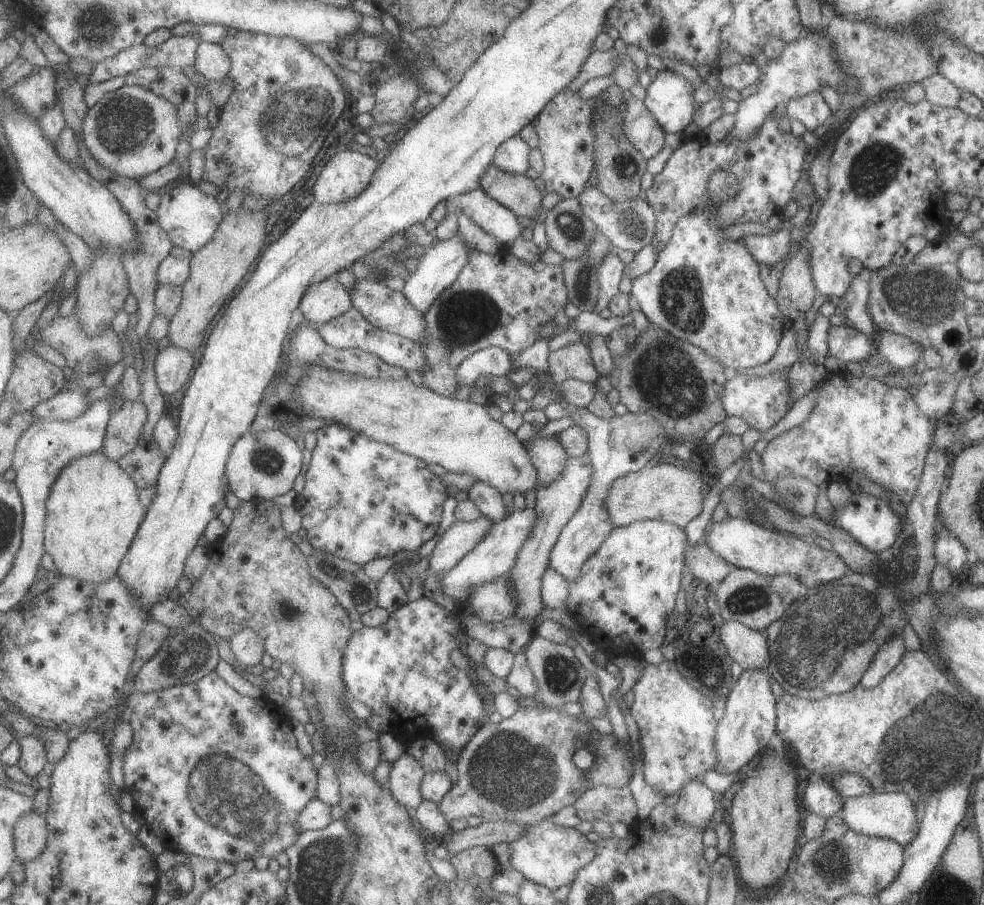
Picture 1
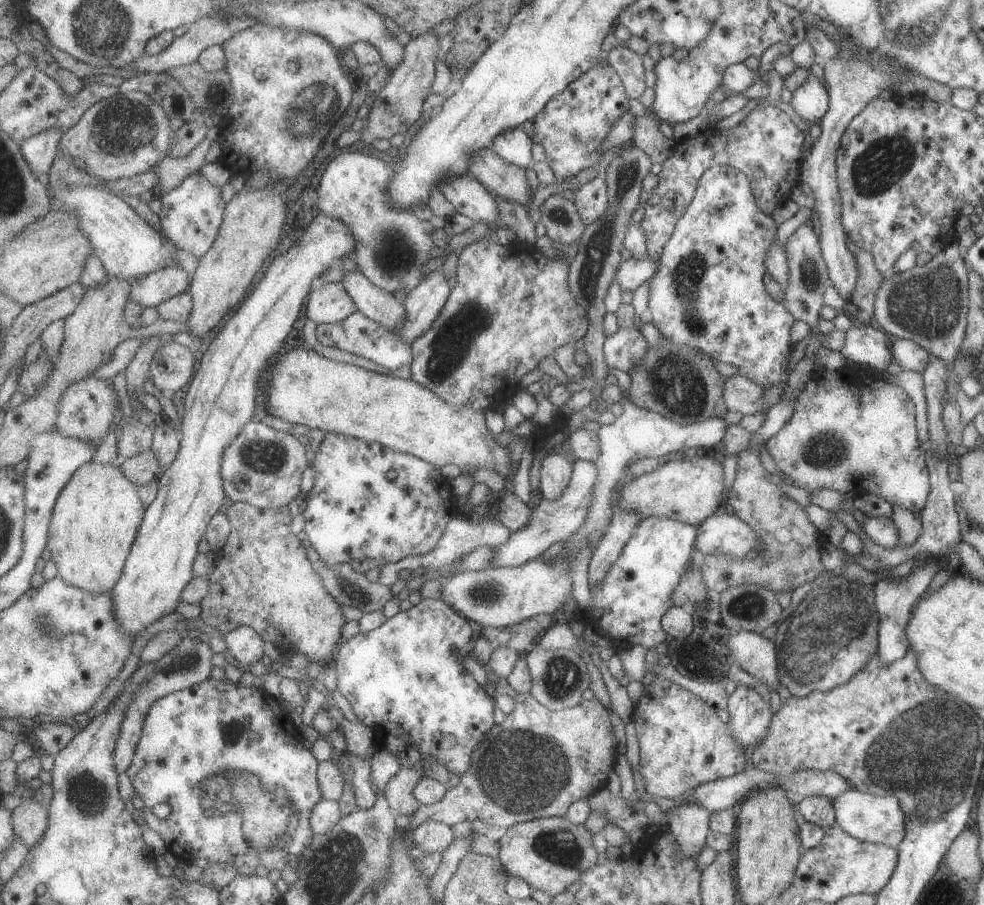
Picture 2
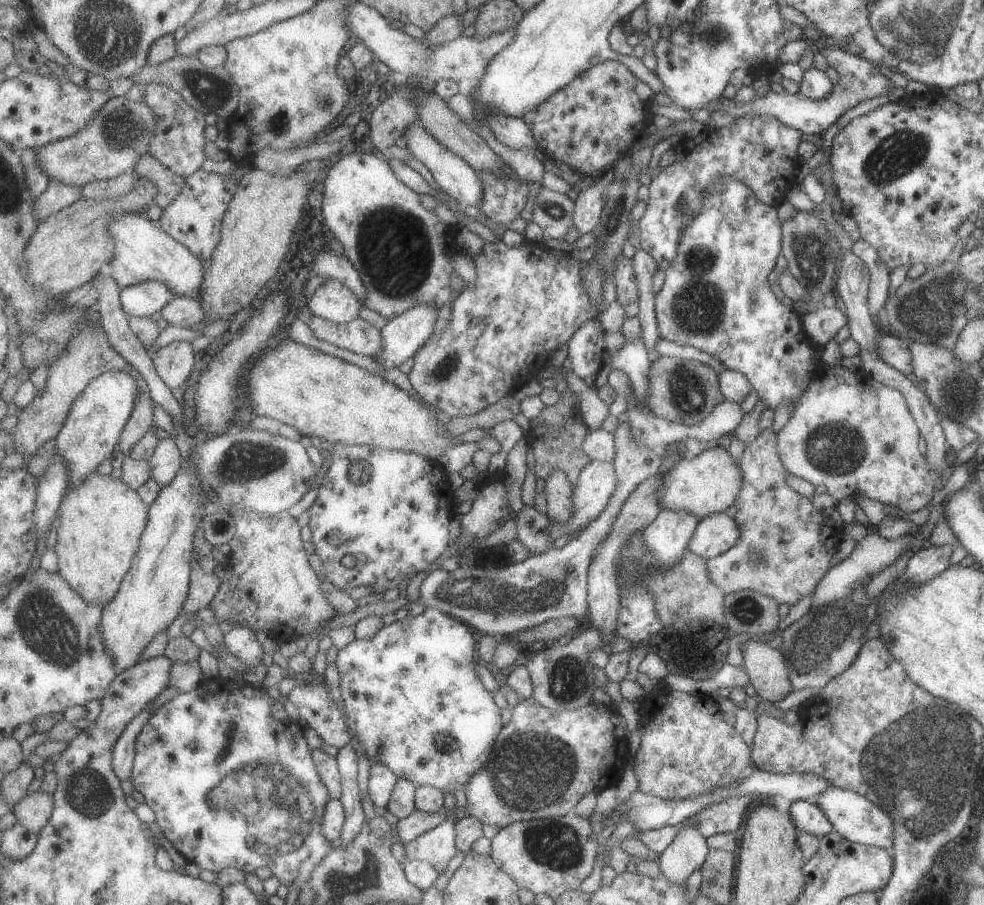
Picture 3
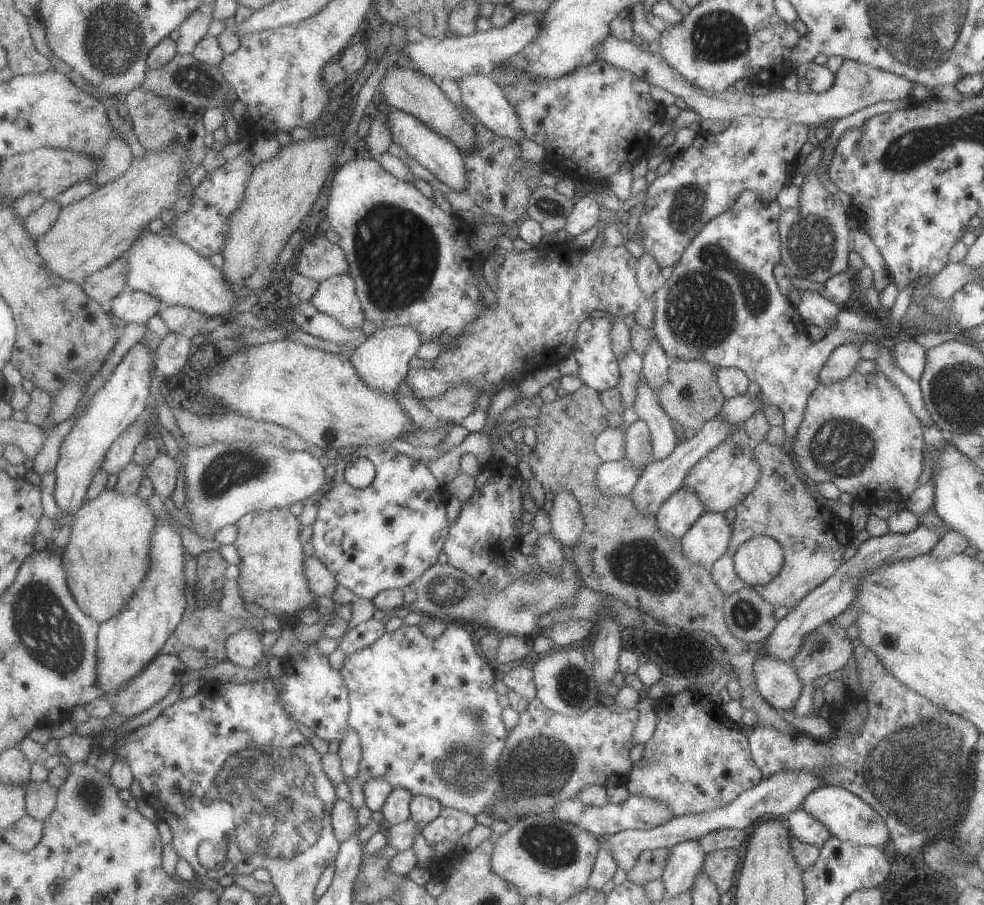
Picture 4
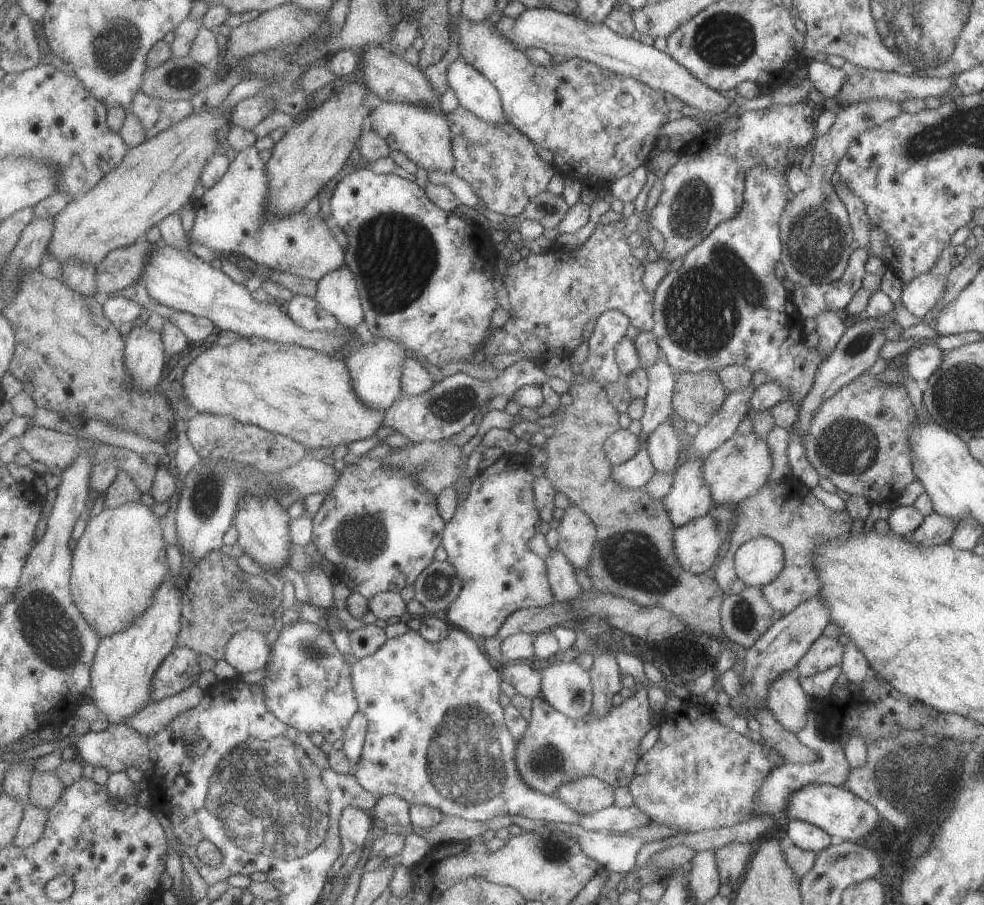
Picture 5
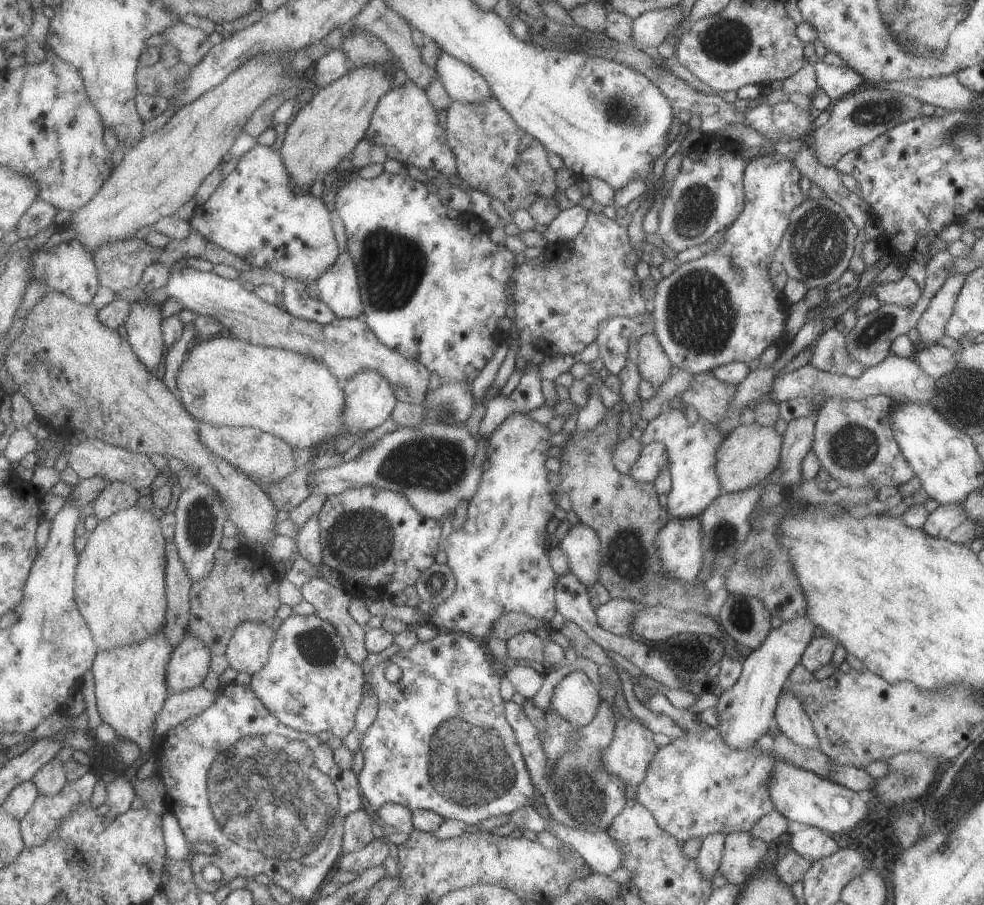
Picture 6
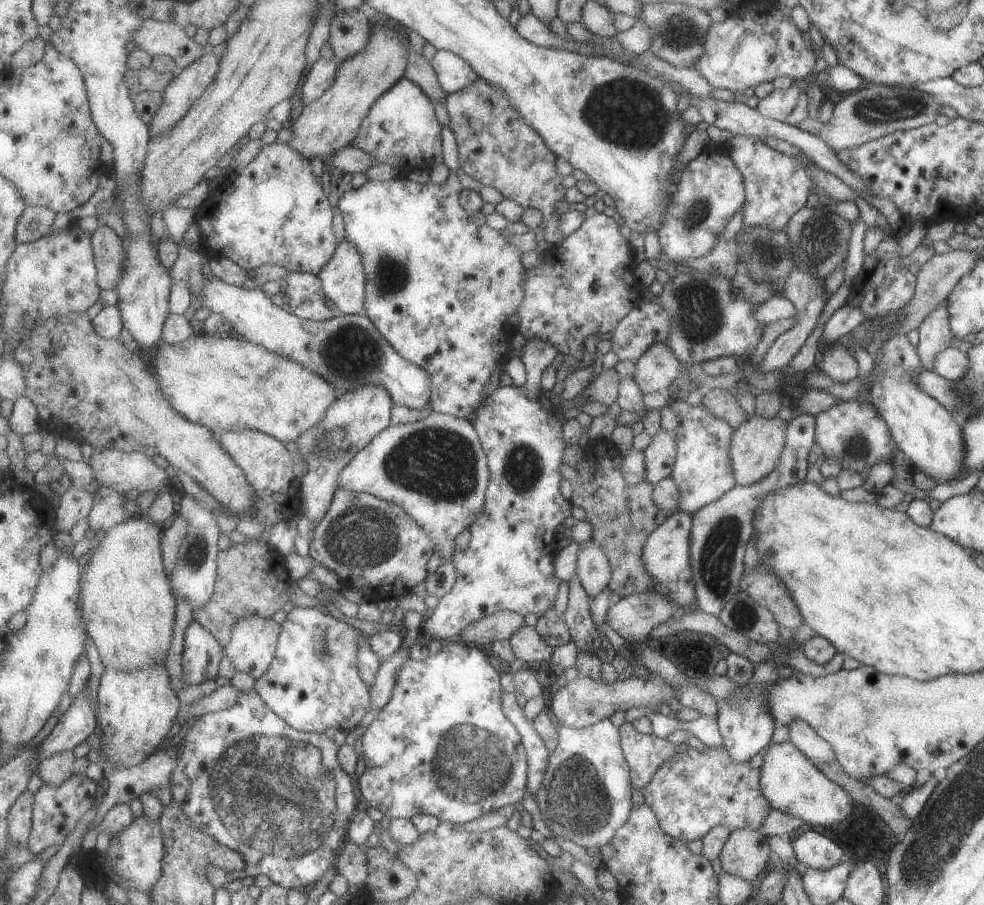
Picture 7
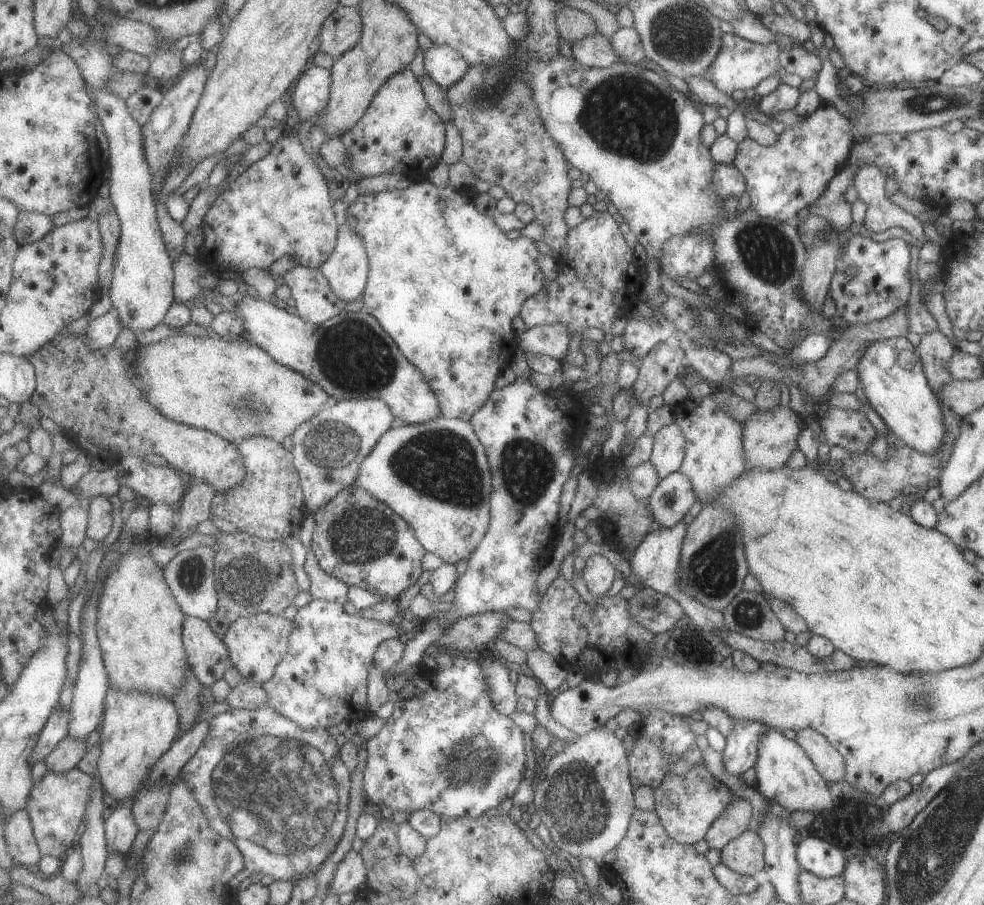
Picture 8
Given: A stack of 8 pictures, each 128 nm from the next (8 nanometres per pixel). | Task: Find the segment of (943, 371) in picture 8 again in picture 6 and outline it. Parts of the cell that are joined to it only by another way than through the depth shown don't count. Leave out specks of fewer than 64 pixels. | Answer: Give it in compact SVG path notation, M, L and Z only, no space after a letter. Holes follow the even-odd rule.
M962 272L950 274L945 284L933 295L917 329L922 337L921 346L937 345L940 339L946 335L944 328L954 312L958 294L966 282L967 275Z

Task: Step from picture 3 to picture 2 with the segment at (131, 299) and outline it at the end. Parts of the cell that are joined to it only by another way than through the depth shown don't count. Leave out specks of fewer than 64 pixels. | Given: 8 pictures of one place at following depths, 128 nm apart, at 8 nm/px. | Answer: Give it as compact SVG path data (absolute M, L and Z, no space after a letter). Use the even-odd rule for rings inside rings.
M180 264L166 266L134 282L132 300L144 304L147 308L157 308L170 298L189 292L193 278Z

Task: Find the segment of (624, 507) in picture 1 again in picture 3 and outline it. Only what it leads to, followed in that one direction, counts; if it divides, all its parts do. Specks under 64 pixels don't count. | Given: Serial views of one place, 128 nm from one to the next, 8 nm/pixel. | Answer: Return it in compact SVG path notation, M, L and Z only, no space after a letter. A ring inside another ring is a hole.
M716 444L707 445L702 454L678 460L672 470L666 470L662 476L662 486L658 490L658 504L666 510L690 512L702 519L725 512L734 505L740 486L742 472L740 466L732 460L729 450Z

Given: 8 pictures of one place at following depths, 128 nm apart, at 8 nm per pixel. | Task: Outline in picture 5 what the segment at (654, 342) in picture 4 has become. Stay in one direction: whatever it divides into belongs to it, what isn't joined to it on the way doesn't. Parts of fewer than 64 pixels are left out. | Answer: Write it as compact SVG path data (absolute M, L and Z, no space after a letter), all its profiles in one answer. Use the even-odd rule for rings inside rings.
M658 360L654 366L647 369L648 395L645 397L645 414L640 419L642 430L638 434L639 446L647 444L648 437L656 428L672 418L674 412L672 398L674 395L674 369L666 360Z

